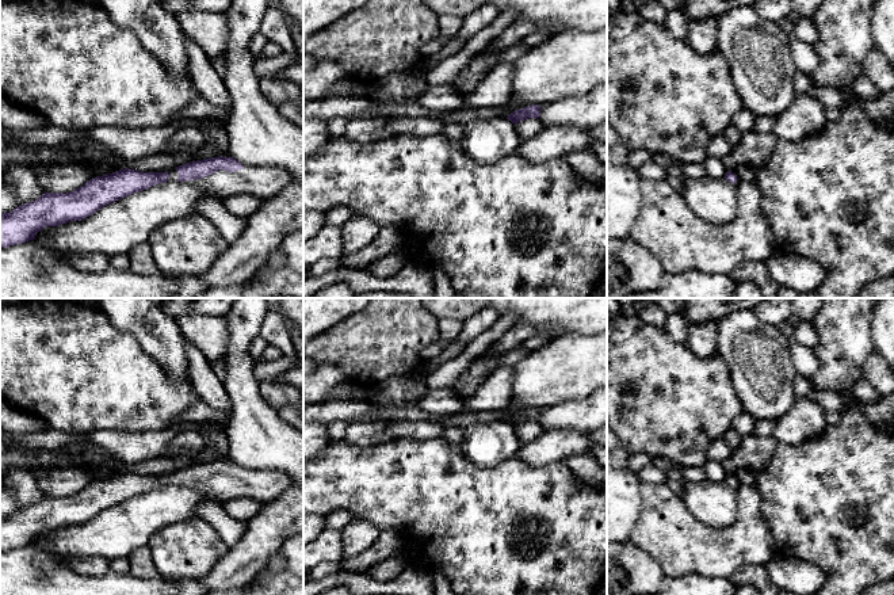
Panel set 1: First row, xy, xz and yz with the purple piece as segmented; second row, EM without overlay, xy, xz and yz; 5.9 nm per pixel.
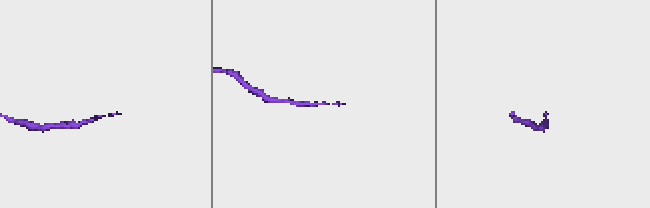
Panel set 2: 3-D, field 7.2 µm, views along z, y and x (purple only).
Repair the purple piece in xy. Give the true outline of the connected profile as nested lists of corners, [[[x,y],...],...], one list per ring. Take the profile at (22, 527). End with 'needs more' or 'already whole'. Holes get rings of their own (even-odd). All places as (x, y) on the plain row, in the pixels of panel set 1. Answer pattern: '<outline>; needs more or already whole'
[[[230,459],[190,465],[165,476],[125,472],[92,481],[74,495],[43,496],[9,516],[0,516],[0,552],[34,543],[45,530],[81,525],[106,508],[165,485],[190,485],[217,503],[238,497],[270,503],[291,481],[282,472],[241,468]]]; needs more

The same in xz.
[[[531,408],[528,411],[522,412],[522,413],[512,415],[507,420],[507,423],[511,424],[515,428],[515,427],[517,427],[520,424],[524,424],[524,423],[528,423],[528,422],[538,423],[539,422],[539,417],[540,417],[540,409]]]; already whole

